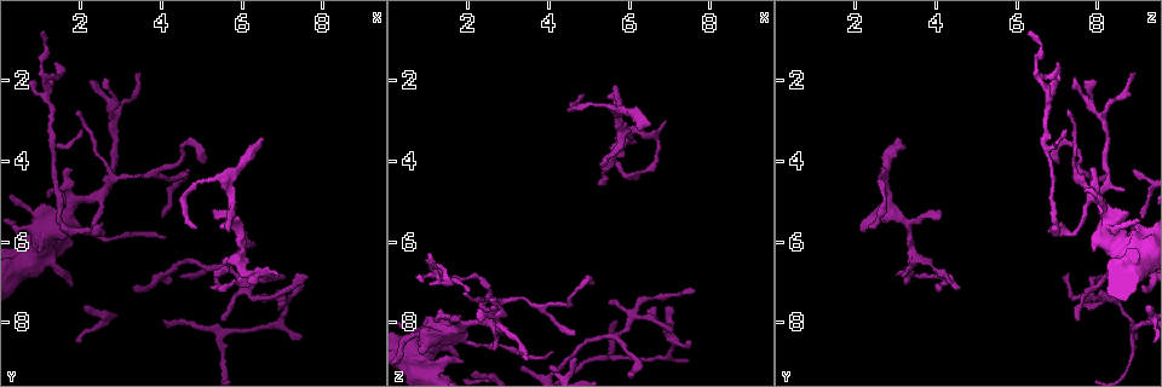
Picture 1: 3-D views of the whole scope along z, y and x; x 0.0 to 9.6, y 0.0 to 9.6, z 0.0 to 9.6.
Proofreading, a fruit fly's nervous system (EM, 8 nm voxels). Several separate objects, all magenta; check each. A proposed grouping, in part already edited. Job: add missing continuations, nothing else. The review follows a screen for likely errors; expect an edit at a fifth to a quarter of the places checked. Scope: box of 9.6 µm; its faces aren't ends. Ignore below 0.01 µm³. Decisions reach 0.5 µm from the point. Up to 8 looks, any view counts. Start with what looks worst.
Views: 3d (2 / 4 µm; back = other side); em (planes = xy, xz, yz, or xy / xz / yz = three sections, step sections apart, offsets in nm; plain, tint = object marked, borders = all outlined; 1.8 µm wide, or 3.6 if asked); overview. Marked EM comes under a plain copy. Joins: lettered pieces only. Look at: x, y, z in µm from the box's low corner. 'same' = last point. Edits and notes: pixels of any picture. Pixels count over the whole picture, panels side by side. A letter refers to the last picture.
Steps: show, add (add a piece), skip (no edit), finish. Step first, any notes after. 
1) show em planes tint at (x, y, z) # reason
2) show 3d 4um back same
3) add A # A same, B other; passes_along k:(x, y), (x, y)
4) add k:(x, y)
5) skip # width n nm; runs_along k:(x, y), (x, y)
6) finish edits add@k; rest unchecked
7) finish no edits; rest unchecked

show 3d 4um at (6.50, 3.50, 3.15) # branch stops here

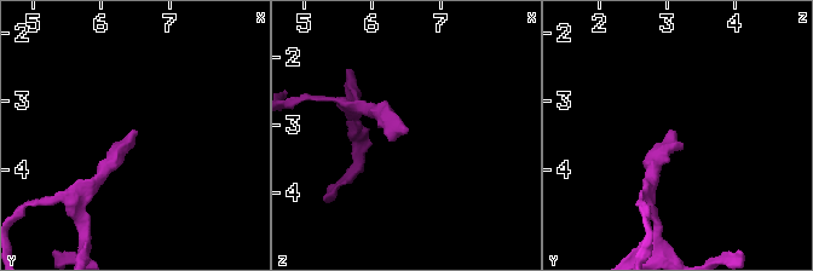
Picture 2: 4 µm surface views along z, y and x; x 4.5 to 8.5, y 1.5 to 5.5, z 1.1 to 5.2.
show em 3.6um planes borders at (6.45, 3.45, 3.10)

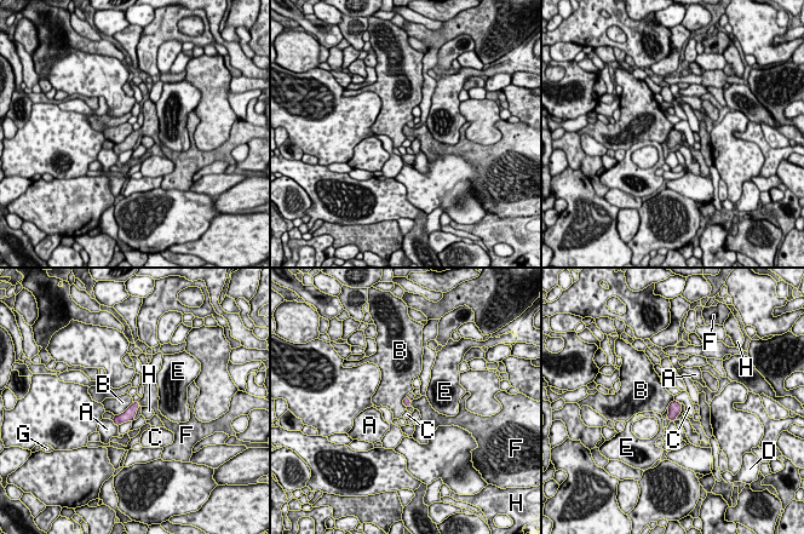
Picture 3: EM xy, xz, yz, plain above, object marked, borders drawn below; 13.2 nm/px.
add F # A other, B other, C other, D other, E other, F same, G other, H other; passes_along 3:(407, 402), (411, 402), (423, 405); the cell continues

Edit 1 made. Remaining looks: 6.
show overview

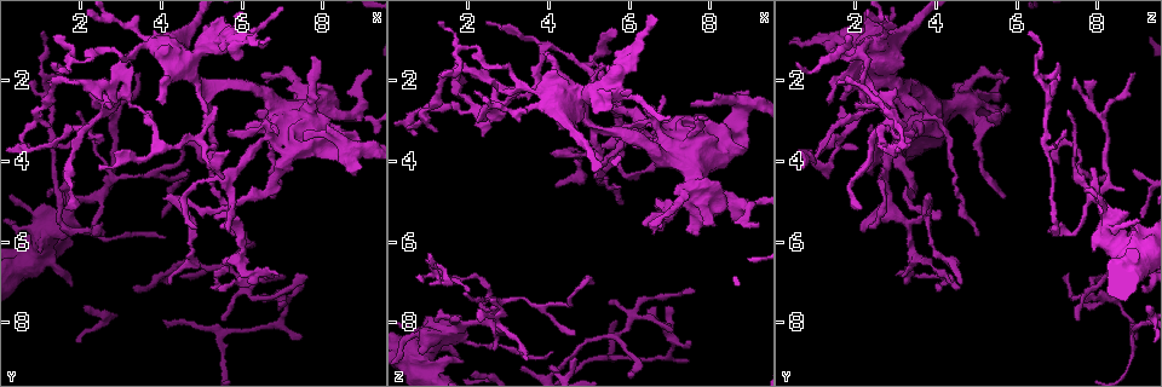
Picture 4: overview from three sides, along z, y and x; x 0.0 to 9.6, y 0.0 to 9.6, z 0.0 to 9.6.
show 3d 4um at (5.70, 5.70, 2.15) # tapers out

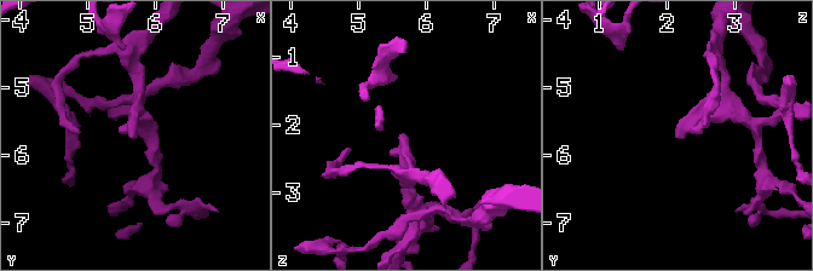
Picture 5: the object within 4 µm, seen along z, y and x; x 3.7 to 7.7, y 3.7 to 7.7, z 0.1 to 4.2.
show em 3.6um xz step 4 borders at (5.65, 5.70, 2.15)

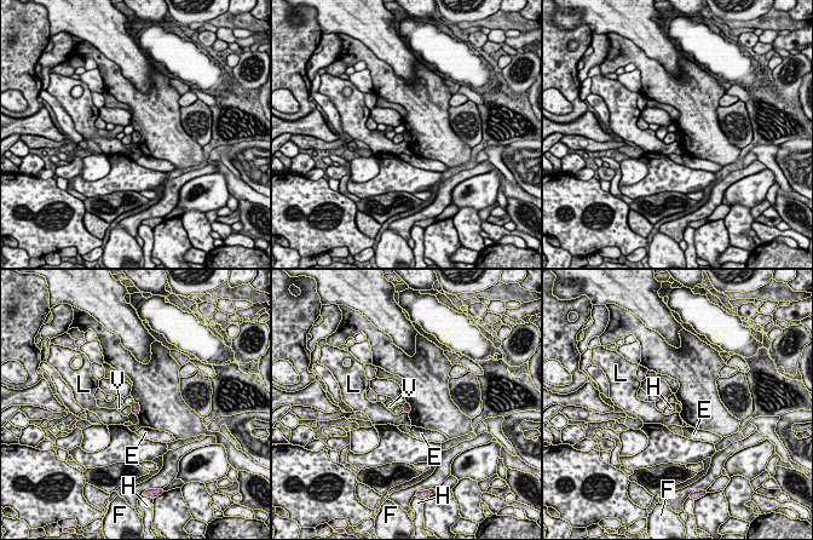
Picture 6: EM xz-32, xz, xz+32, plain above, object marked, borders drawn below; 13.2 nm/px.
skip # longest_contact H 130 nm; E other, F other, H other, L other, V other; border 6:(674, 403), (676, 412); no lettered piece goes on from it

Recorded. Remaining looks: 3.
show 3d 4um at (2.40, 4.90, 8.00) # a fork

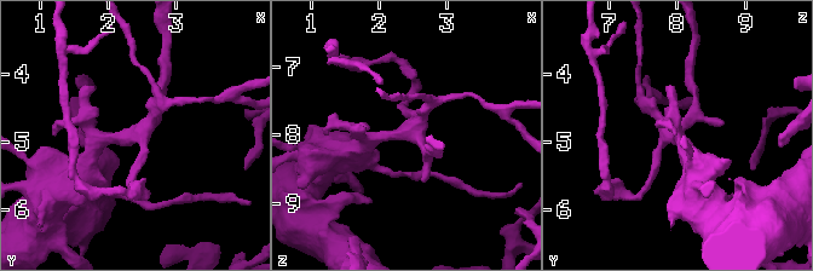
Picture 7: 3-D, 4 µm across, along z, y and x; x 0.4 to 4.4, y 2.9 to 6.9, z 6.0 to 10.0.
show em planes borders at (2.40, 4.85, 7.95) # now the EM

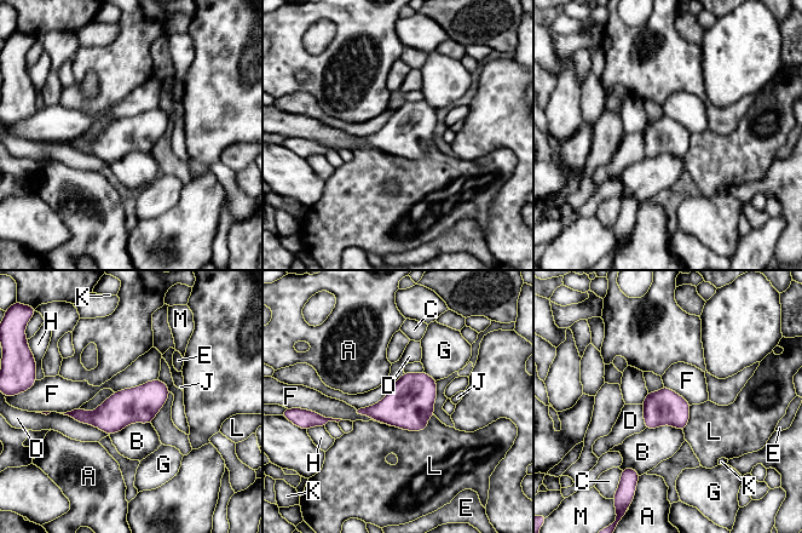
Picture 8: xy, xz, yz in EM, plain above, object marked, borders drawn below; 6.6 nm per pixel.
skip # A other, B other, C other, D other, E other, F other, G other, H other, J other, K other, L other, M other; border 8:(157, 379), (115, 393); none of them fits

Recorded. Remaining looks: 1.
show em planes borders at (4.80, 3.55, 7.15) # abrupt turn

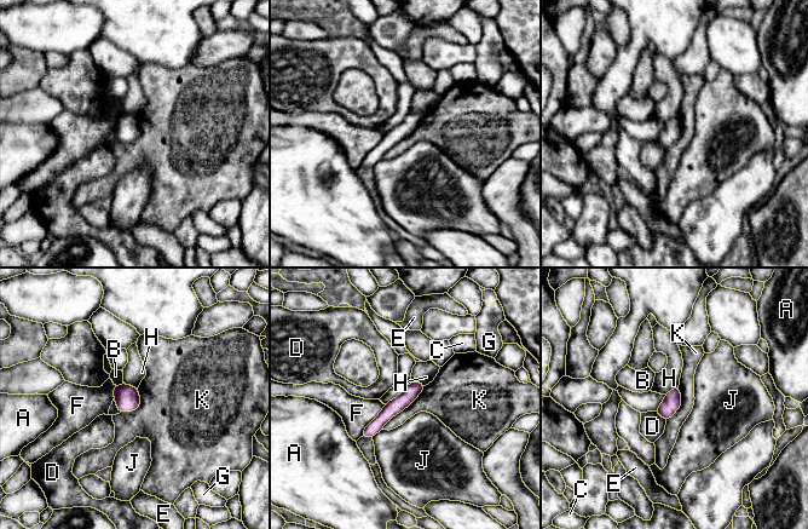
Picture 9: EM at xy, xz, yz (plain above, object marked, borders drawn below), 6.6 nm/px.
skip # width 100 nm; longest_contact K 420 nm; A other, B other, C other, D other, E other, F other, G other, H other, J other, K other; no lettered piece goes on from it

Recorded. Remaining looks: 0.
finish edits add@3; rest unchecked

